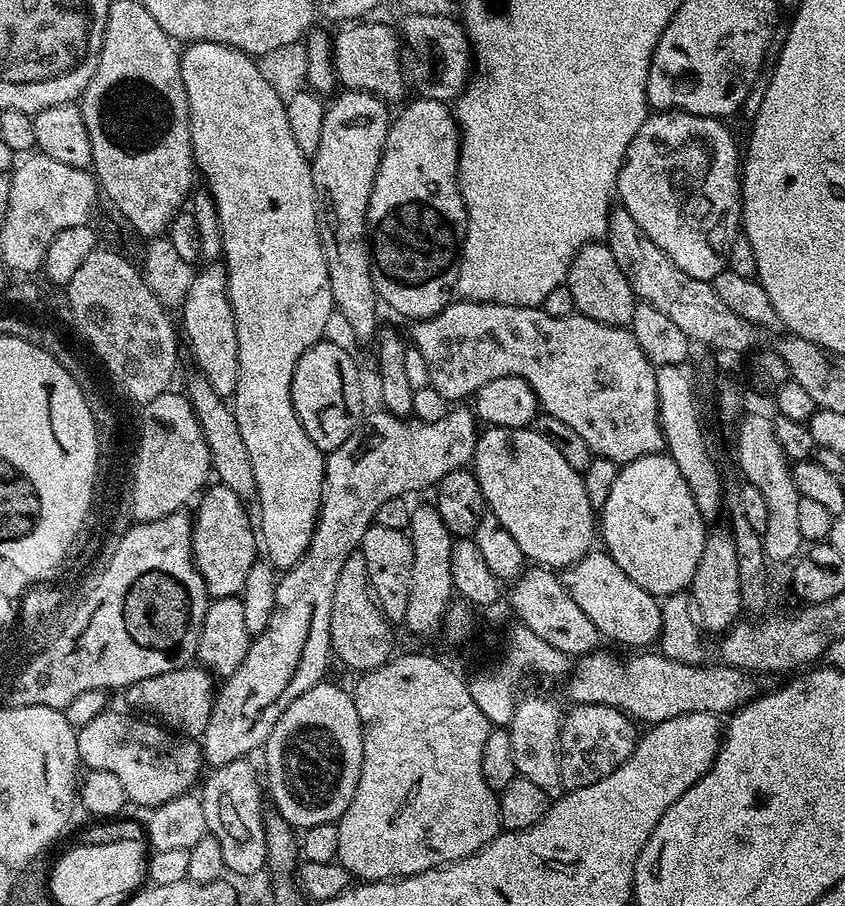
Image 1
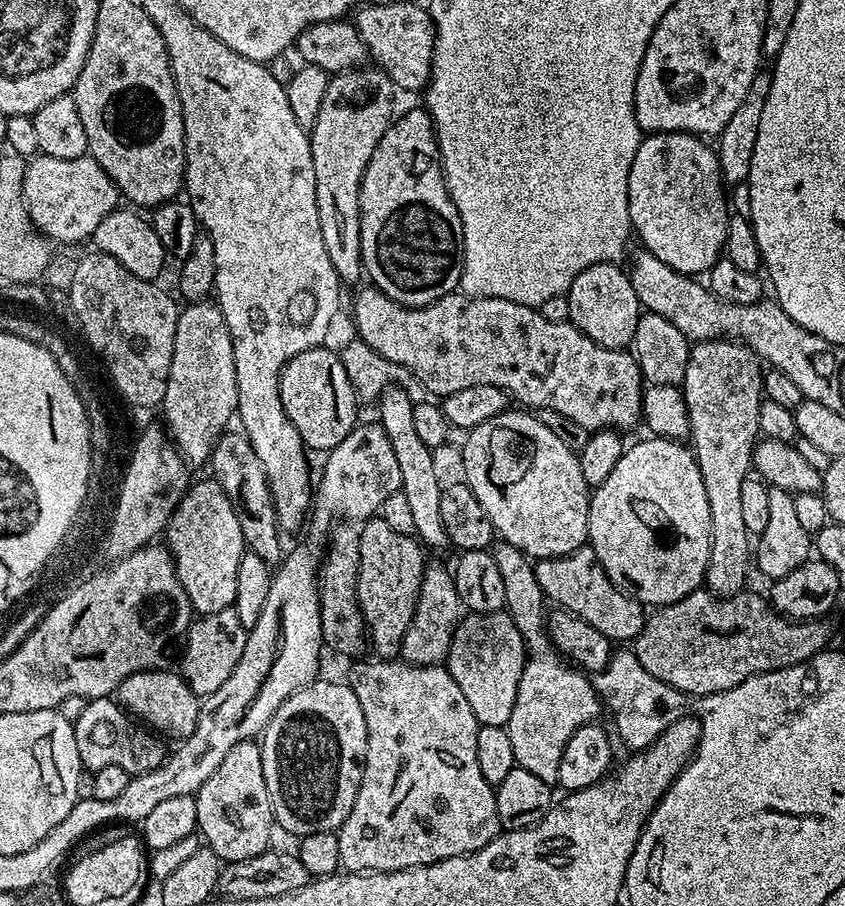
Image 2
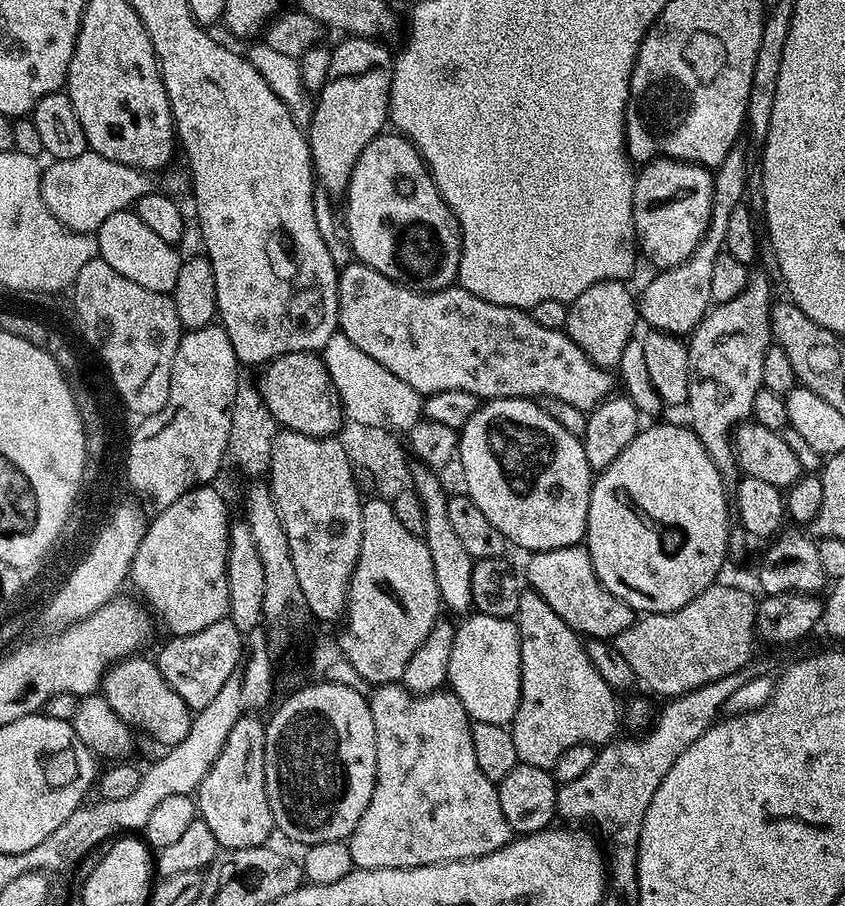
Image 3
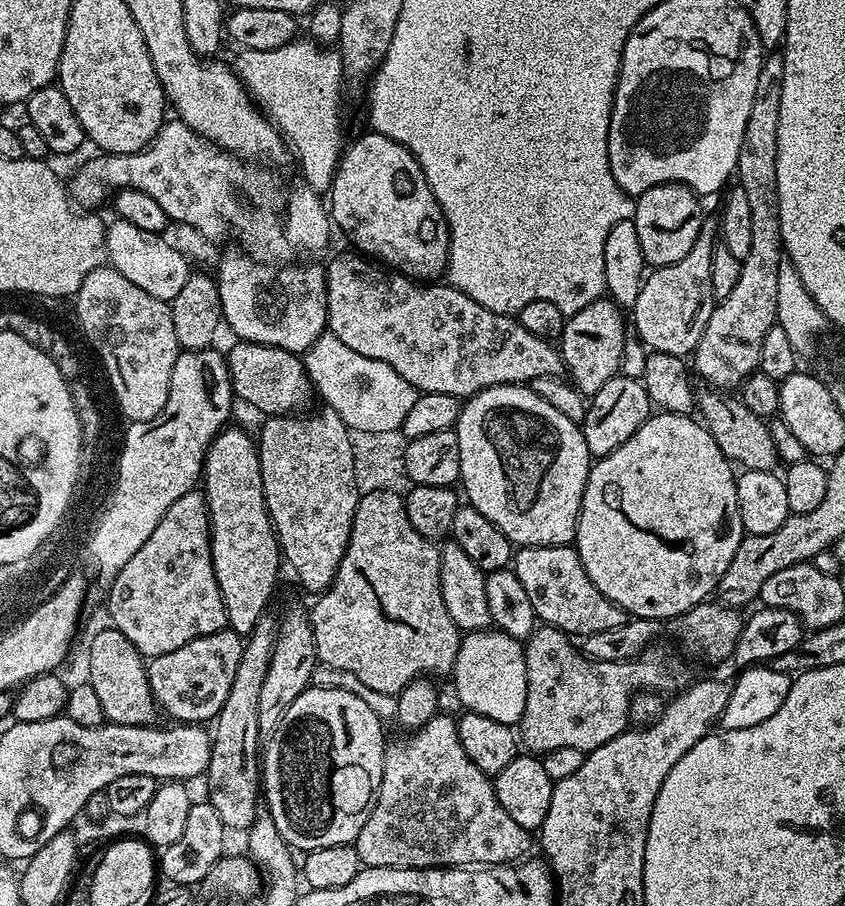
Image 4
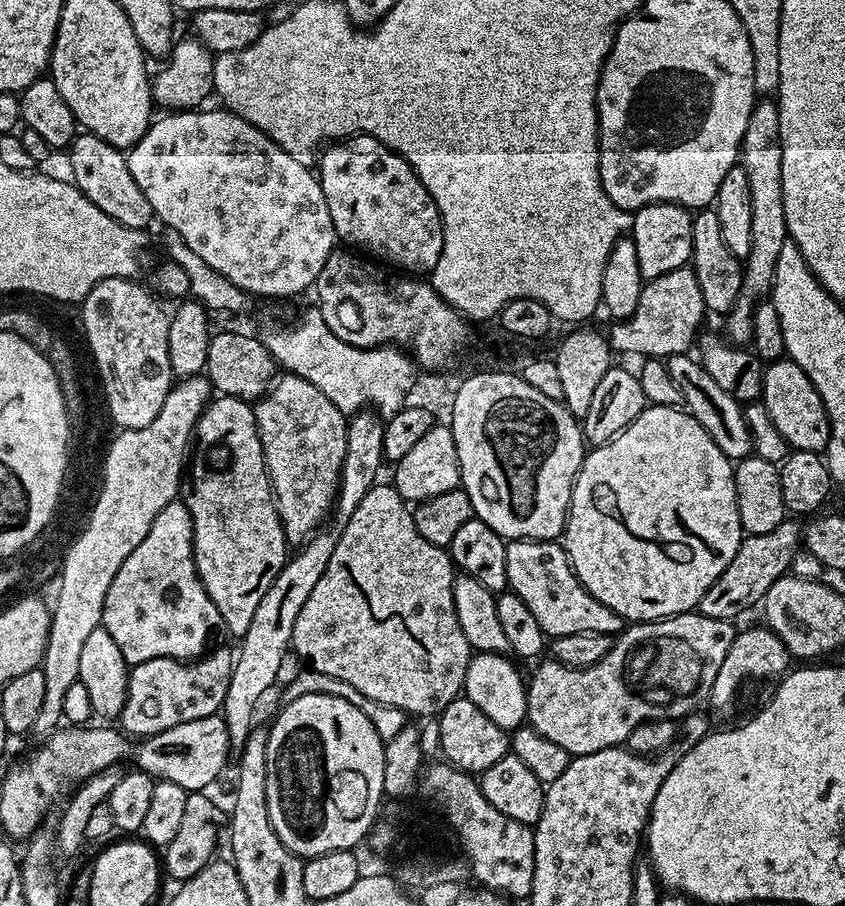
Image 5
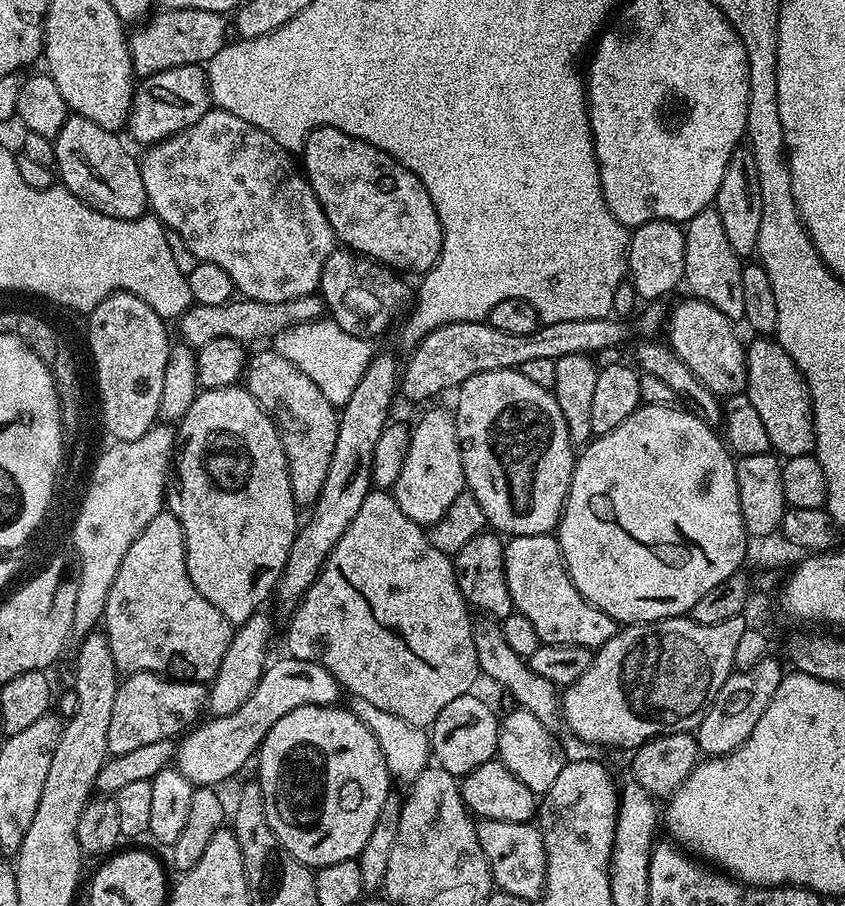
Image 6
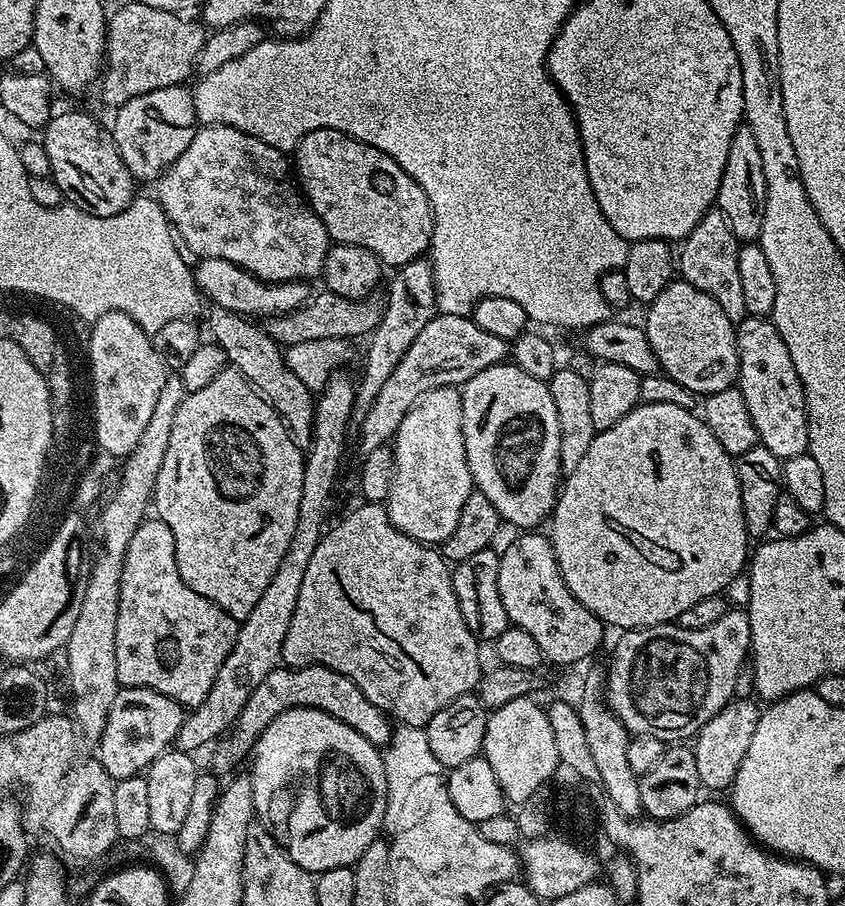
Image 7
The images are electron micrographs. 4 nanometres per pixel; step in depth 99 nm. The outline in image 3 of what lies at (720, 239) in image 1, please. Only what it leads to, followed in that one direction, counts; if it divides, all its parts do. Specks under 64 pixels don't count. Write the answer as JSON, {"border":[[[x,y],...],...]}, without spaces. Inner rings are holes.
{"border":[[[661,158],[649,160],[635,173],[635,178],[632,226],[642,256],[644,251],[645,258],[656,270],[686,262],[686,258],[694,254],[694,246],[698,246],[710,222],[712,172],[688,160]]]}

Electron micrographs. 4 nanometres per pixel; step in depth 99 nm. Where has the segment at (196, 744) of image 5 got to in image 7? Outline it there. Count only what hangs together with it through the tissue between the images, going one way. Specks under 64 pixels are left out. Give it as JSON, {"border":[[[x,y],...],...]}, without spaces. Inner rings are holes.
{"border":[[[311,664],[305,668],[278,666],[273,672],[266,674],[258,690],[250,694],[250,702],[246,702],[238,721],[238,727],[235,729],[236,737],[216,756],[217,769],[215,768],[215,771],[220,774],[228,771],[231,773],[233,771],[231,768],[244,755],[247,757],[253,751],[256,739],[264,733],[266,726],[270,726],[270,722],[274,722],[278,714],[291,708],[322,710],[338,718],[346,726],[350,726],[350,730],[362,734],[362,738],[366,738],[371,744],[377,746],[387,745],[394,731],[393,721],[388,715],[378,710],[378,706],[374,706],[374,702],[370,702],[370,698],[366,698],[366,694],[362,694],[362,690],[358,690],[358,686],[350,682],[350,678],[346,678],[346,674],[338,674],[321,664]]]}

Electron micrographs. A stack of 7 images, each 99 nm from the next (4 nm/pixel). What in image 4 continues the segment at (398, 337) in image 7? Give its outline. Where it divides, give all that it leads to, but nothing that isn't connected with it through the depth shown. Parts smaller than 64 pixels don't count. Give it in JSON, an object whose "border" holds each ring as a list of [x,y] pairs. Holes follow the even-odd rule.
{"border":[[[268,614],[261,616],[246,638],[242,662],[238,662],[234,682],[230,682],[230,694],[226,694],[226,702],[222,702],[222,710],[210,728],[212,749],[206,773],[206,800],[214,806],[214,810],[218,810],[218,818],[222,818],[228,830],[247,830],[254,822],[262,800],[262,741],[258,734],[258,697],[276,641],[277,621],[270,617]]]}

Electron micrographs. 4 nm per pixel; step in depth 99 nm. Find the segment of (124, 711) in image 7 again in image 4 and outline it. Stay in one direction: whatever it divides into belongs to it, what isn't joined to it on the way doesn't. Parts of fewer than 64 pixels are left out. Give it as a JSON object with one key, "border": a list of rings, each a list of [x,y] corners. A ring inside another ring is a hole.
{"border":[[[226,627],[220,632],[194,638],[194,642],[186,642],[186,646],[170,650],[170,654],[151,657],[146,667],[157,709],[165,712],[172,722],[203,725],[215,721],[222,702],[226,702],[226,694],[230,694],[230,682],[234,682],[238,662],[242,662],[245,643],[245,637]]]}

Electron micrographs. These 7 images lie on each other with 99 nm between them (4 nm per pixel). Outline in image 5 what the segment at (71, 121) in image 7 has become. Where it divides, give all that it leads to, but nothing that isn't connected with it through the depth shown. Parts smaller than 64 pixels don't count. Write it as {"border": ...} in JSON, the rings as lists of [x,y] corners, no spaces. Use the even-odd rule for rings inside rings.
{"border":[[[91,134],[77,135],[68,154],[68,160],[72,163],[71,183],[86,194],[86,198],[90,198],[102,214],[110,214],[114,222],[127,228],[144,230],[149,227],[148,223],[153,223],[152,207],[150,202],[146,202],[146,194],[142,194],[142,186],[138,186],[138,182],[134,182],[134,174],[130,174],[127,155],[118,154],[117,148]]]}

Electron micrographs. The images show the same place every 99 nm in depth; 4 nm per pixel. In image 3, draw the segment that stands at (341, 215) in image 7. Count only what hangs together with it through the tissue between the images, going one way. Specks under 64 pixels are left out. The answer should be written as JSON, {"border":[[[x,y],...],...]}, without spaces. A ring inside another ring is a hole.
{"border":[[[381,134],[376,136],[370,146],[366,146],[366,150],[362,150],[362,154],[358,158],[358,162],[354,162],[354,174],[350,174],[350,182],[348,183],[348,191],[344,204],[344,224],[348,227],[348,244],[352,247],[352,252],[359,263],[370,266],[374,270],[378,270],[378,274],[386,274],[386,278],[390,278],[396,284],[401,284],[404,288],[412,288],[415,292],[437,292],[443,288],[451,288],[457,283],[460,275],[460,251],[462,250],[462,238],[460,237],[460,227],[454,218],[454,214],[450,210],[450,206],[446,206],[446,202],[440,197],[440,192],[436,188],[436,183],[432,181],[432,174],[428,171],[427,164],[420,157],[420,151],[415,148],[405,136],[399,134]]]}

